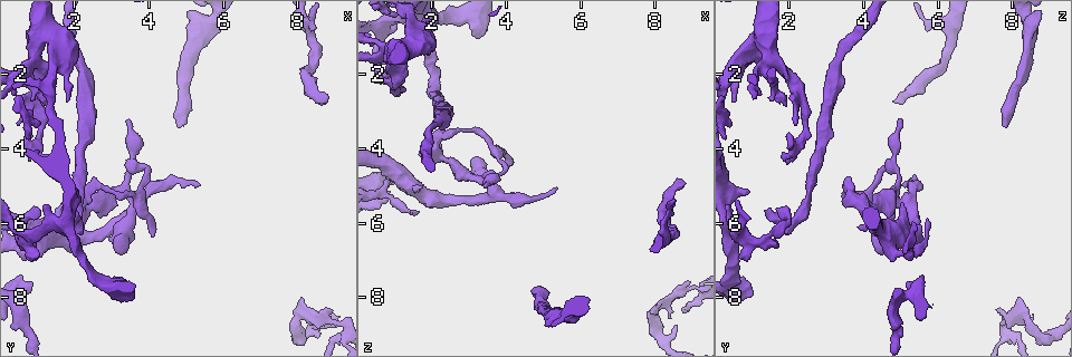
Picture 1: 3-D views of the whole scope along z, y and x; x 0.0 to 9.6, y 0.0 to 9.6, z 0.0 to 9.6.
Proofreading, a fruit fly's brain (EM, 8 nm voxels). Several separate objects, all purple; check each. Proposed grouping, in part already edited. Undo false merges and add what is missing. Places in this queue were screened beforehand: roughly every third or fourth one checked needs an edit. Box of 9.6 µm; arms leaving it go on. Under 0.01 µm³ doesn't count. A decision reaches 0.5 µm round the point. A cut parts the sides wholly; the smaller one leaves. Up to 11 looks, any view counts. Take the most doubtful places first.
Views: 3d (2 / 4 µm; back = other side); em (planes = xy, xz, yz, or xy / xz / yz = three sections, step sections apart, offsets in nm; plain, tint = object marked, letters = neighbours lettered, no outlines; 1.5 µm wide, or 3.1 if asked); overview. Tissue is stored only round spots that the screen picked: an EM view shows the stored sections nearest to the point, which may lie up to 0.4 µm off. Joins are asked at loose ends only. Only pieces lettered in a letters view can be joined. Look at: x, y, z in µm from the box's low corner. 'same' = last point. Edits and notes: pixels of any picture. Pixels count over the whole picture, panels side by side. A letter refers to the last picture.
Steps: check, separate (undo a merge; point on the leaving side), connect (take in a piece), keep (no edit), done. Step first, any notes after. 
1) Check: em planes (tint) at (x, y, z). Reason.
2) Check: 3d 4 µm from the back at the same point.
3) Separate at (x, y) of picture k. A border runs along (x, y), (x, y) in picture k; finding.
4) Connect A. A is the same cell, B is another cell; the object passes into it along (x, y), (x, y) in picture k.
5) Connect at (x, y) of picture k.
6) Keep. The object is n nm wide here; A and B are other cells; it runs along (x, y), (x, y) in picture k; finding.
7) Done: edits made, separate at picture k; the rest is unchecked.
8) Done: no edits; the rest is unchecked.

Check: 3d 4 µm at (4.85, 3.45, 7.85). Long arm stops here.

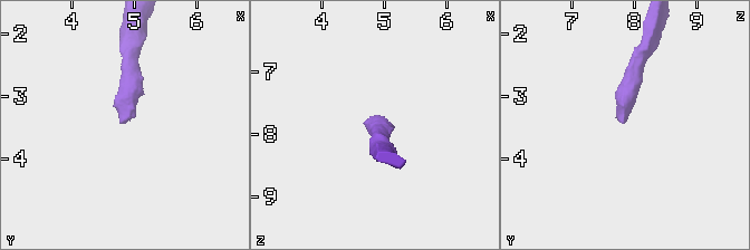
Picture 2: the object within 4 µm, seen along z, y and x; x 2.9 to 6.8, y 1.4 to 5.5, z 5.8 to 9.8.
Check: em xy step 4 (tint) at (4.75, 3.40, 7.80). Shape alone is not enough.

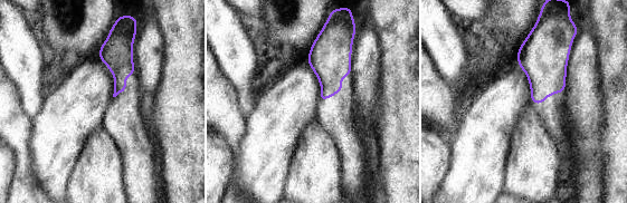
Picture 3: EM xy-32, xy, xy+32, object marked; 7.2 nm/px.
Check: em planes (letters) at the same point. Another direction.

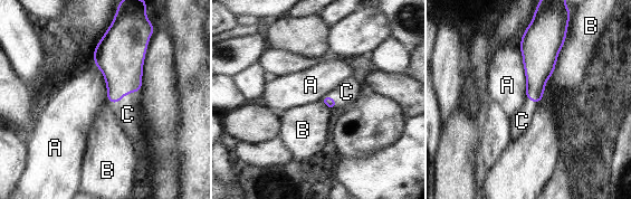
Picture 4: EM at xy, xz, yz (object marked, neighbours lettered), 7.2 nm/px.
Connect C. C is the same cell, A and B are other cells; the object passes into it along (121, 60), (123, 95), (127, 114) in picture 4; it goes on there.

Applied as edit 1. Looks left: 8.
Check: overview.

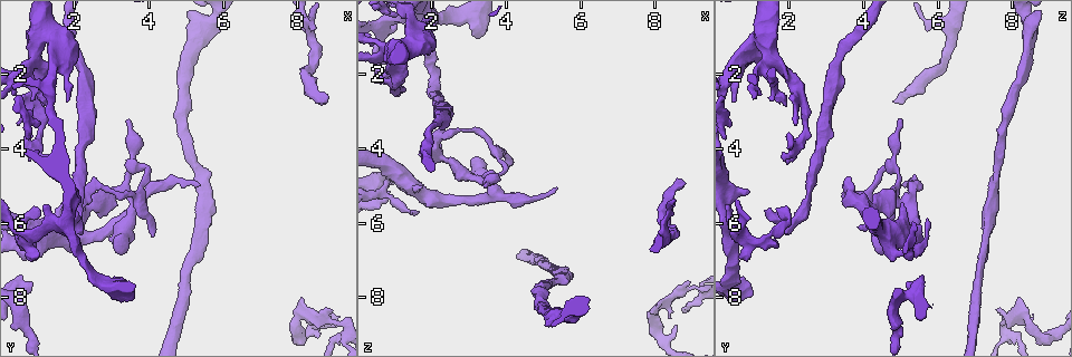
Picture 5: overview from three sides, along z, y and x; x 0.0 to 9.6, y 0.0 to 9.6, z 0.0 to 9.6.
Check: em planes (plain) at (1.90, 5.60, 1.50). Free end.

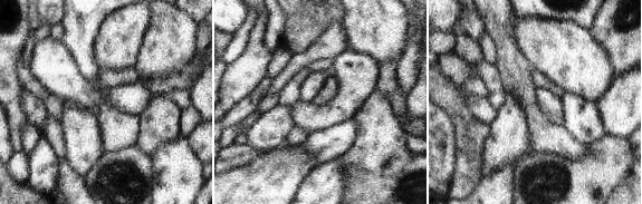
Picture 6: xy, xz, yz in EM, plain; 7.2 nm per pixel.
Check: em planes (tint) at the same point.

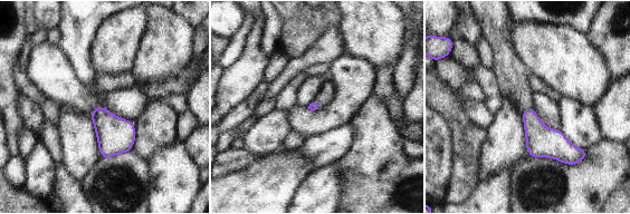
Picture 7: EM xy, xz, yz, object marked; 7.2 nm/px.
Check: em planes (letters) at the same point.

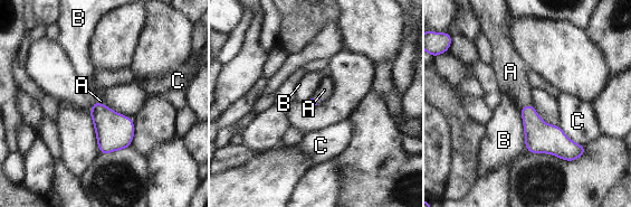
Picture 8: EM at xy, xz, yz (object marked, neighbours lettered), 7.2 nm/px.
Connect A. A is the same cell, B and C are other cells; the object passes into it along (539, 137), (525, 105), (512, 76) in picture 8; it goes on there.

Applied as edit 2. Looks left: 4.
Check: 3d 2 µm from the back at (8.10, 8.05, 8.20). Branch stops here.

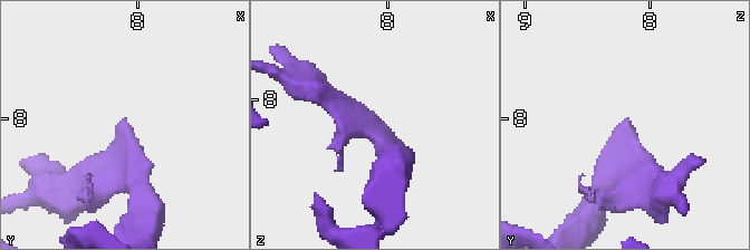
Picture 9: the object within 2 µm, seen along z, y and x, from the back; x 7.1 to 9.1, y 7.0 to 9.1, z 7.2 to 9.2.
Check: em xz step 4 (tint) at (8.08, 8.00, 8.20).

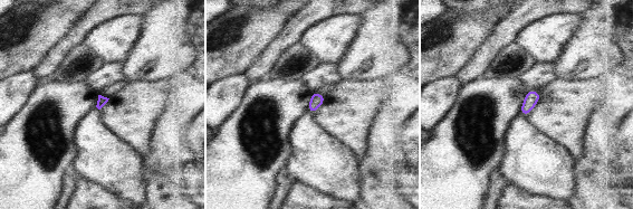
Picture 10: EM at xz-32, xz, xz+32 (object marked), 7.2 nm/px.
Check: em planes (letters) at the same point.

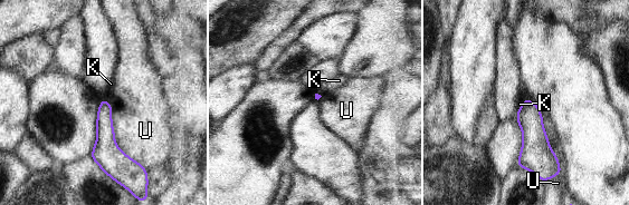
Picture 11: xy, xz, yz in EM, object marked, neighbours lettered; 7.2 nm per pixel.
Keep. The longest contact is with U, 550 nm; K and U are other cells; no lettered piece goes on from it.

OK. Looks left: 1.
Done: edits made, connect at picture 4, connect at picture 8; the rest is unchecked.

